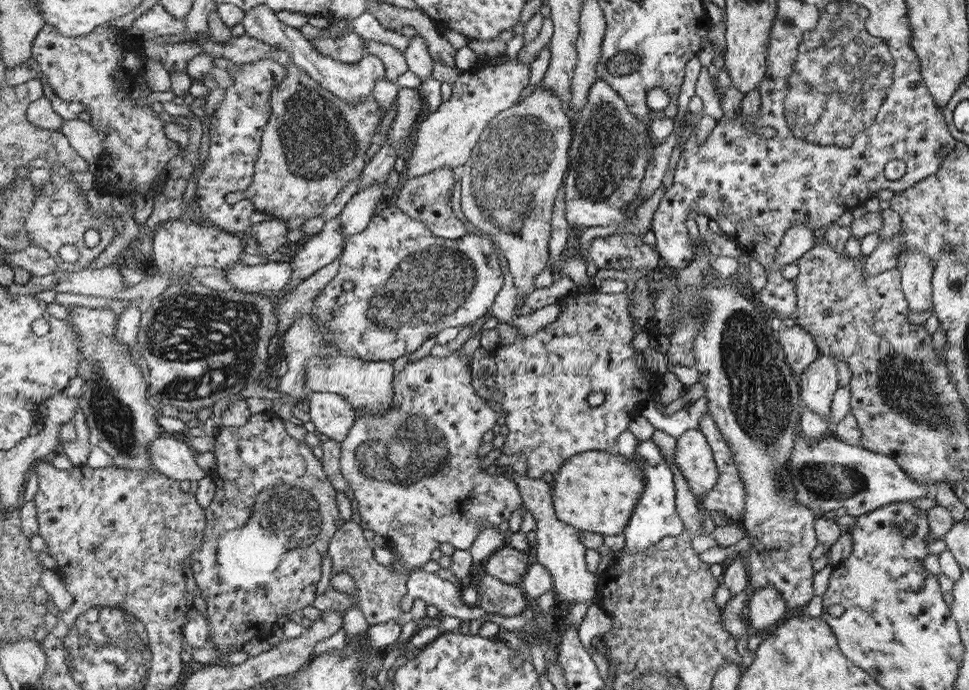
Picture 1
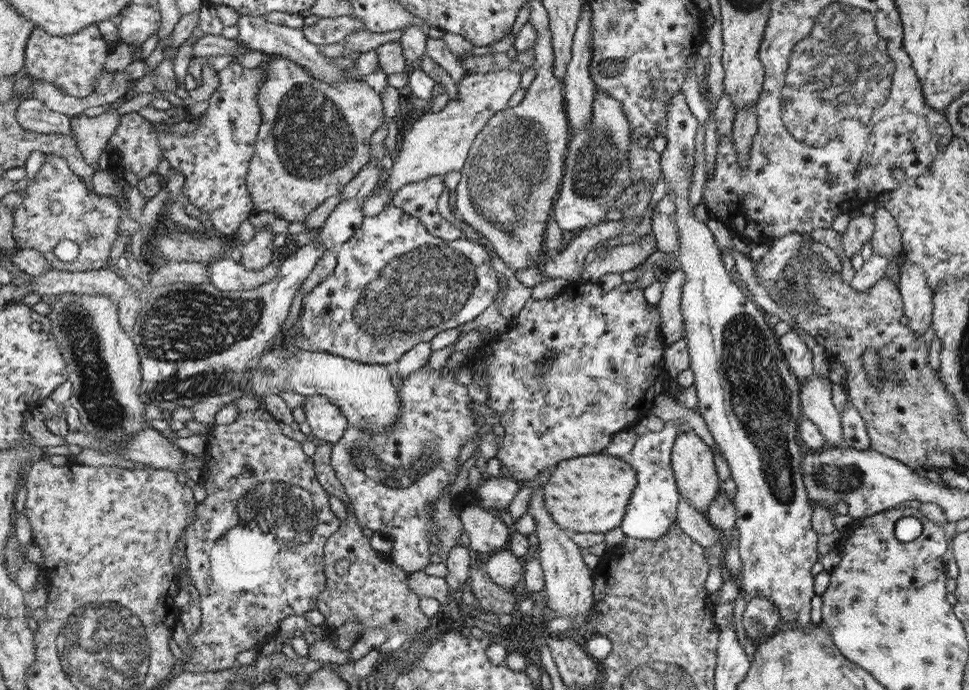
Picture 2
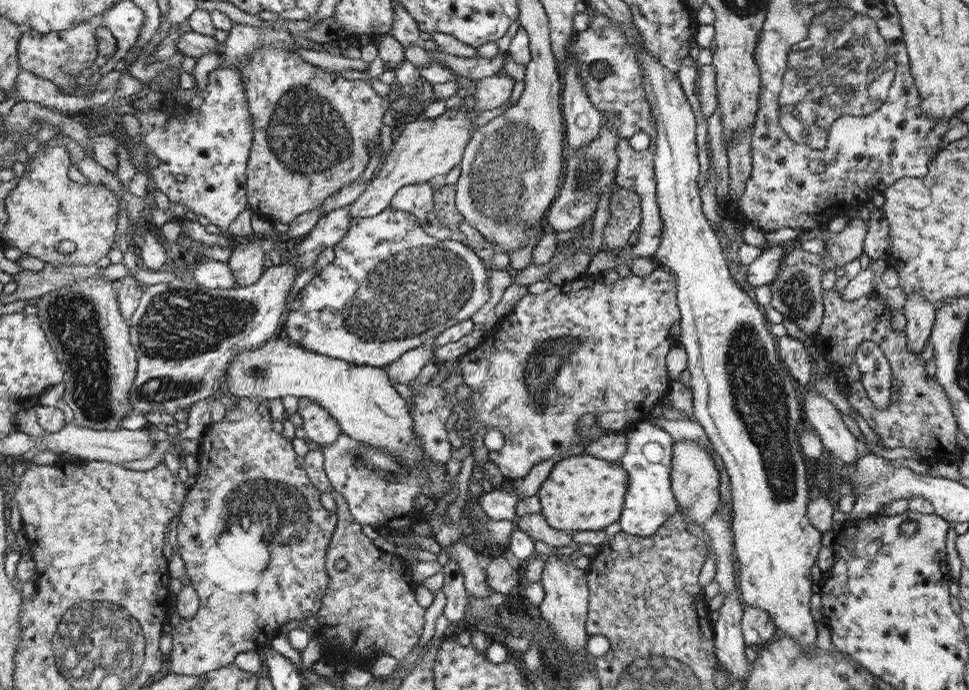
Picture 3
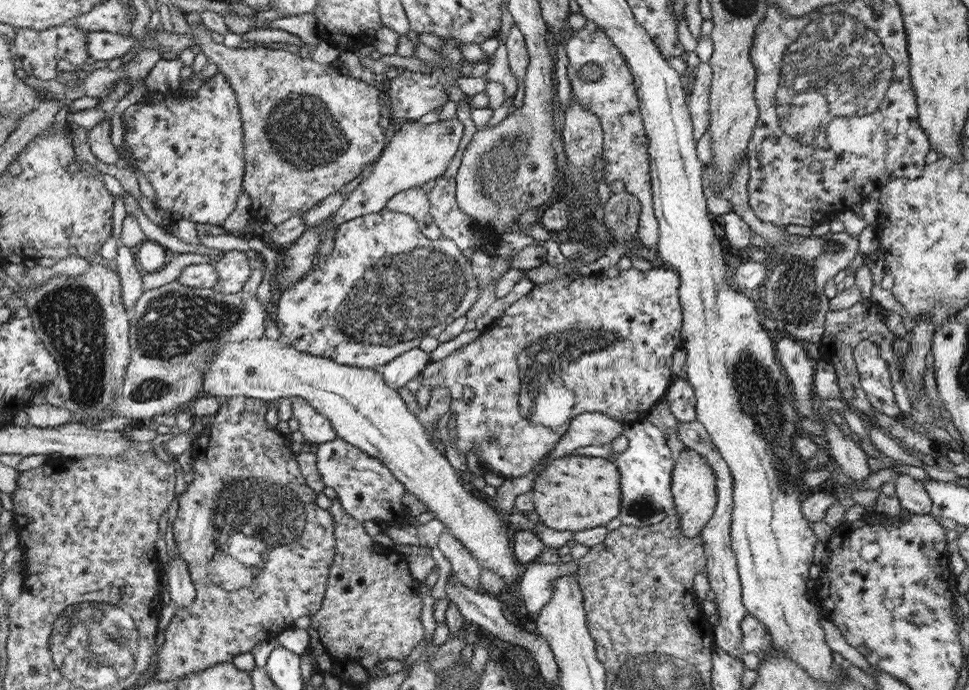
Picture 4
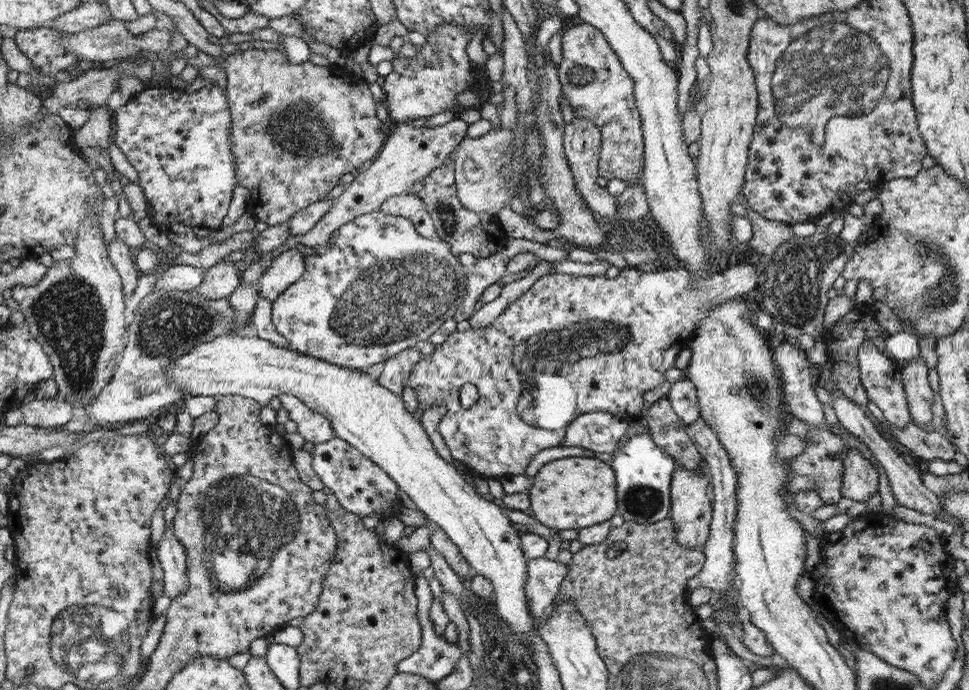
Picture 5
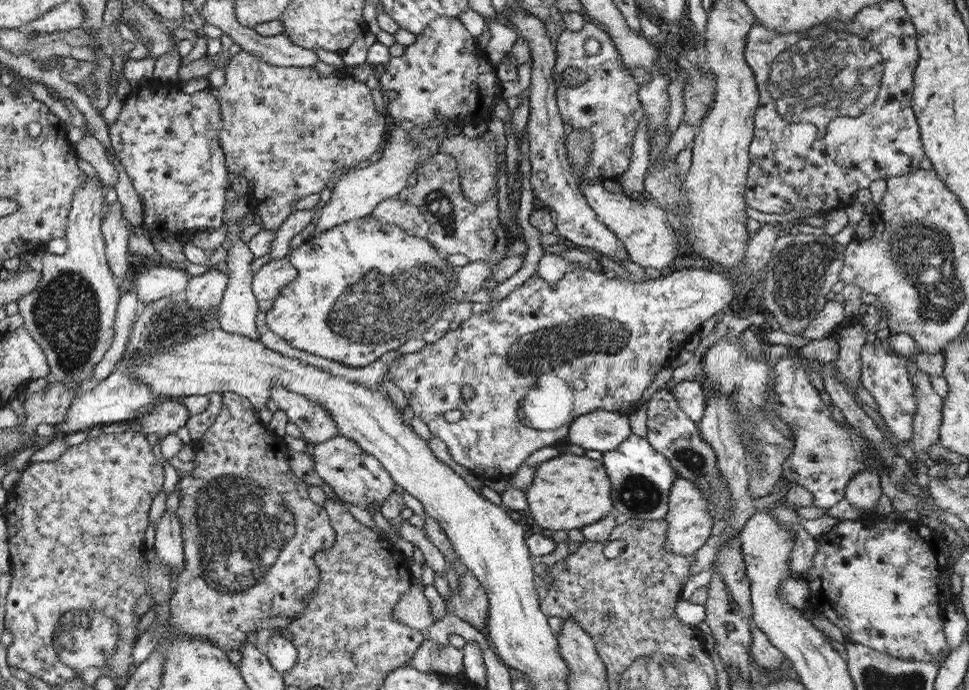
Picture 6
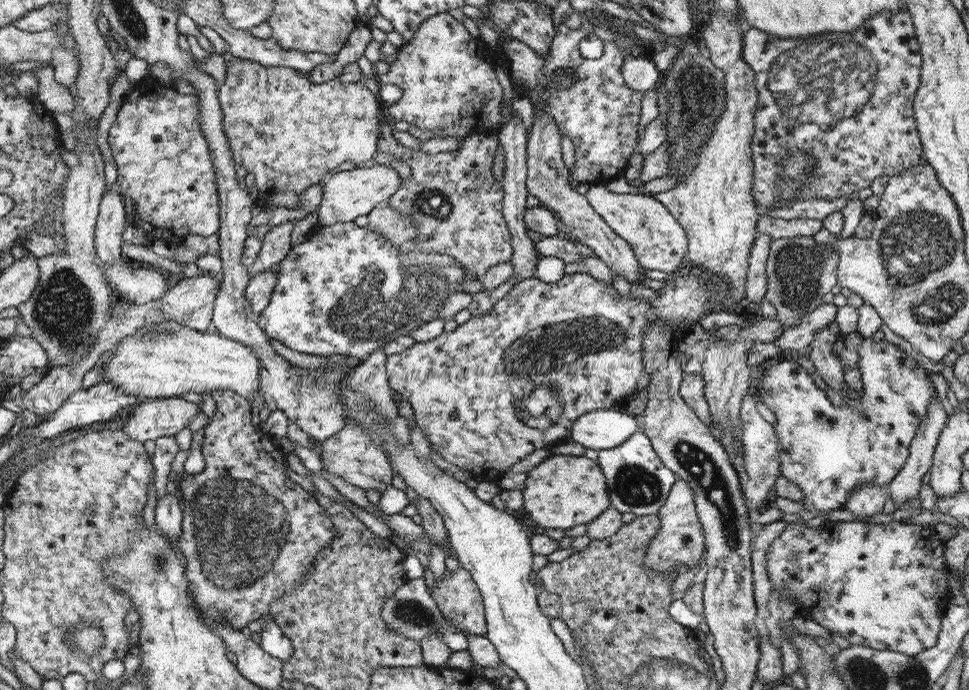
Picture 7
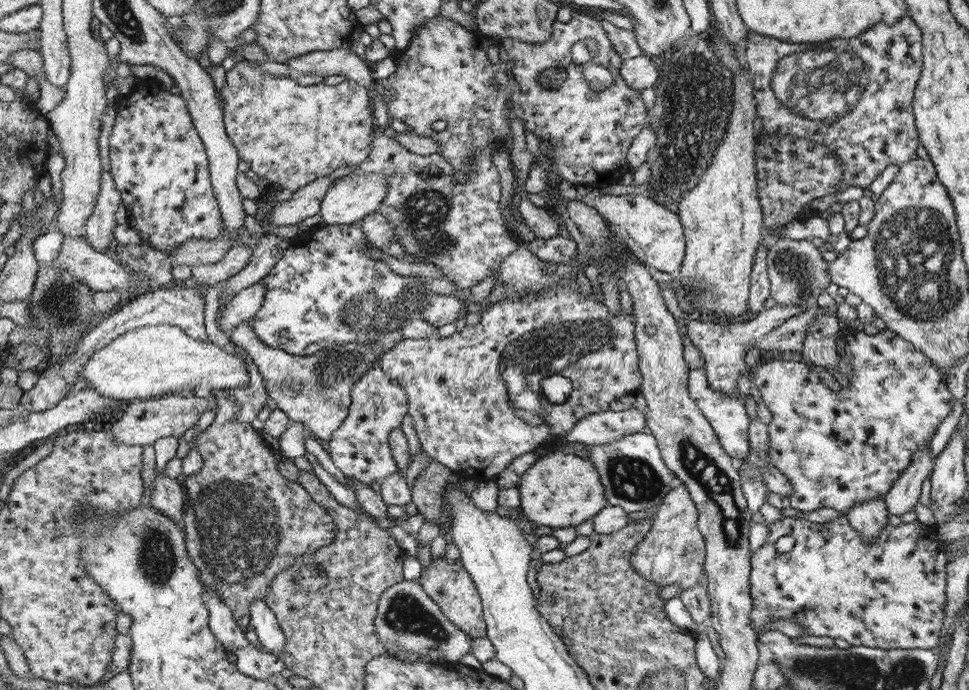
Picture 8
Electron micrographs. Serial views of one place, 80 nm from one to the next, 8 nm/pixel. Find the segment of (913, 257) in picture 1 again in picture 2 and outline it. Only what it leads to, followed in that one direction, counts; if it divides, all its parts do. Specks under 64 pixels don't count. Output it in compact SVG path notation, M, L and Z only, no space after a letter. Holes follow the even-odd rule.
M916 263L903 264L899 276L899 291L903 300L904 315L909 318L907 324L919 337L933 322L933 293L927 283L927 276L922 267Z

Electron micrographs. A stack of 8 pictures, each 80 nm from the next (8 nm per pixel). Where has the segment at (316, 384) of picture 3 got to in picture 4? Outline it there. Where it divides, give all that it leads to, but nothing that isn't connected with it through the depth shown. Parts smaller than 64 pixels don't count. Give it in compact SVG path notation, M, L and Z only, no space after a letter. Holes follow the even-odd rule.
M262 337L256 340L226 342L215 348L211 353L208 369L202 375L202 390L205 396L212 397L258 398L264 402L279 401L285 397L298 397L303 402L308 401L317 412L329 417L337 432L337 438L342 438L352 446L369 453L370 456L380 459L382 464L385 464L397 479L405 484L407 492L416 496L428 508L427 512L433 513L436 516L435 519L444 521L448 525L448 528L452 530L451 536L472 552L481 568L501 574L507 584L507 588L500 595L505 602L504 612L512 622L521 627L513 613L517 601L516 596L512 595L512 586L514 586L514 580L519 580L518 568L524 564L517 560L514 545L508 539L508 524L503 521L504 515L498 513L488 501L480 501L474 494L466 491L466 488L462 486L458 470L454 469L446 456L435 448L418 417L408 410L400 394L395 389L389 388L383 374L374 369L346 366L323 356L300 352L284 339Z

